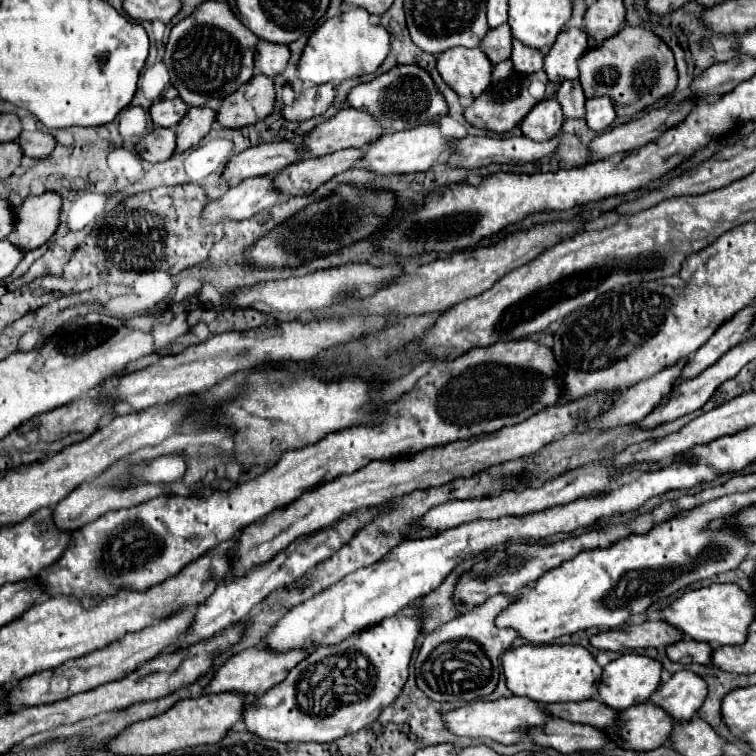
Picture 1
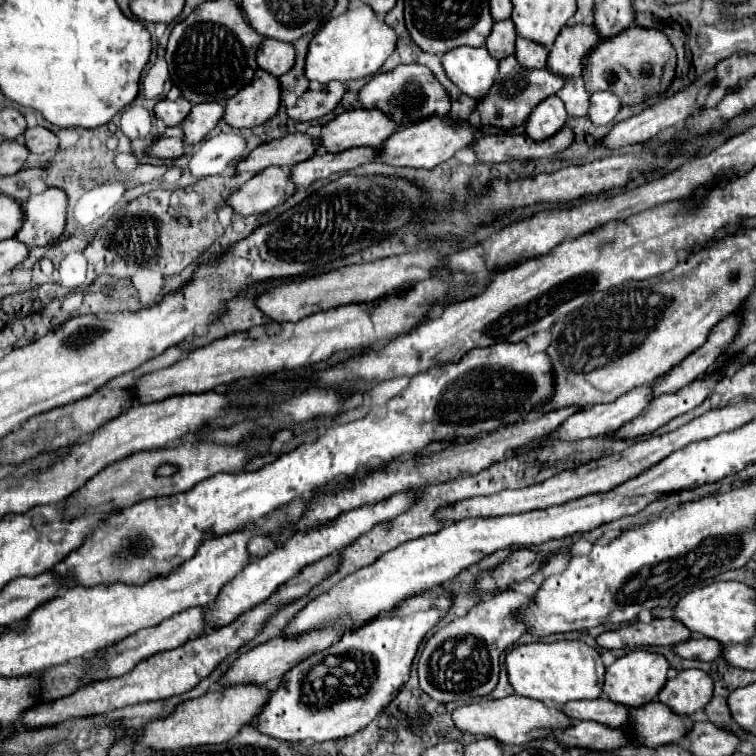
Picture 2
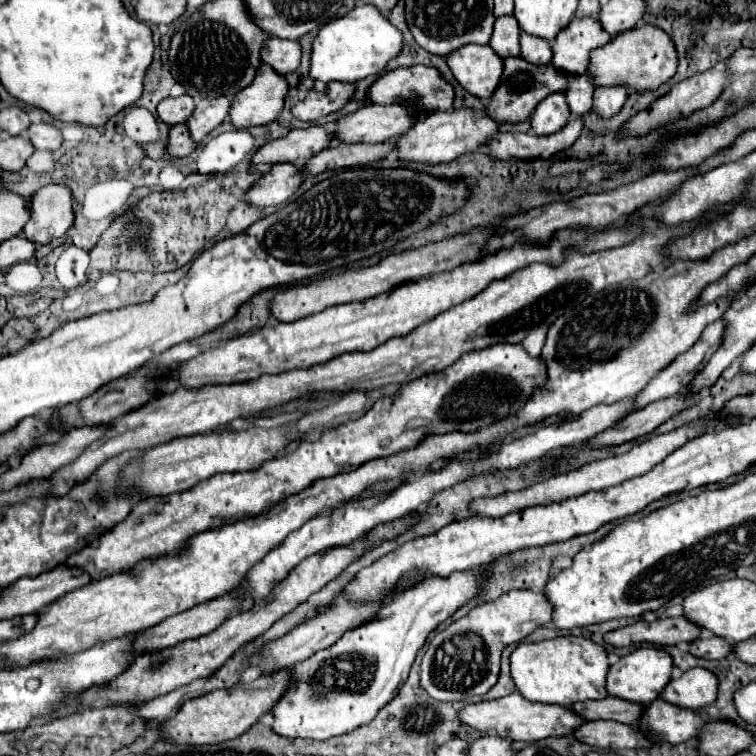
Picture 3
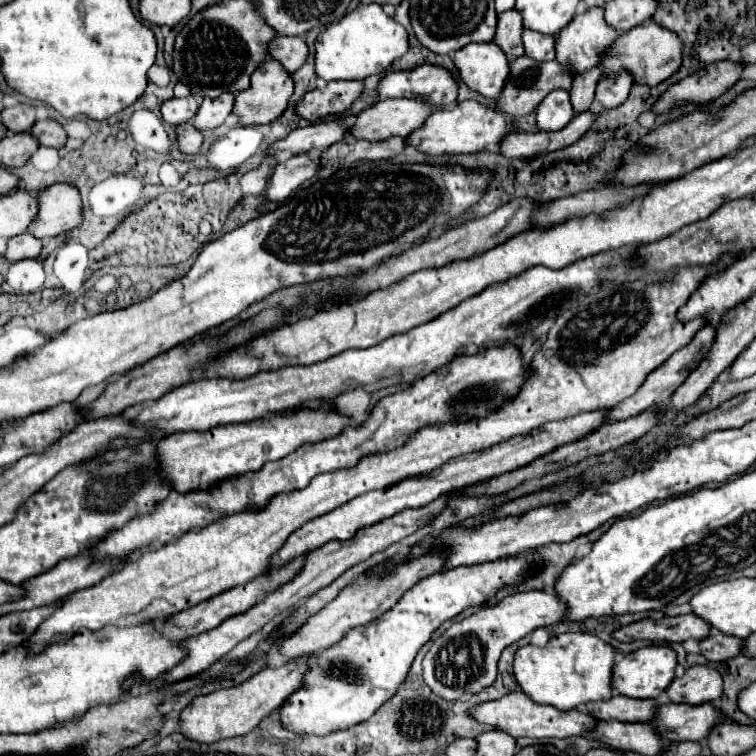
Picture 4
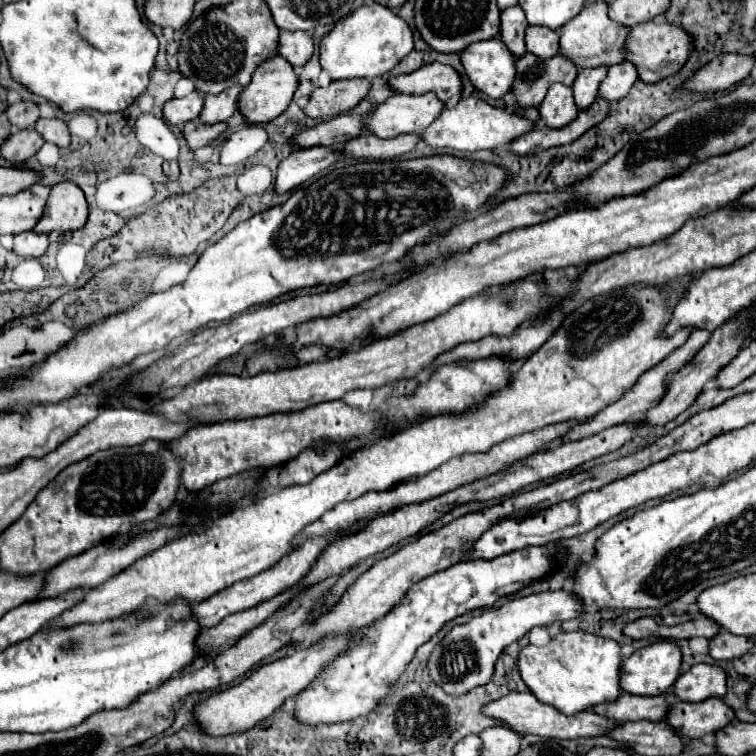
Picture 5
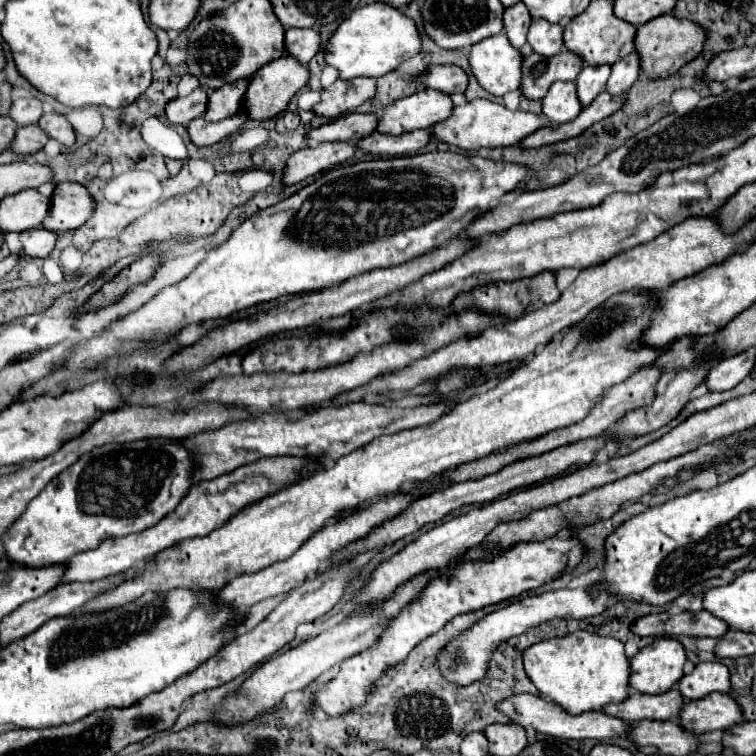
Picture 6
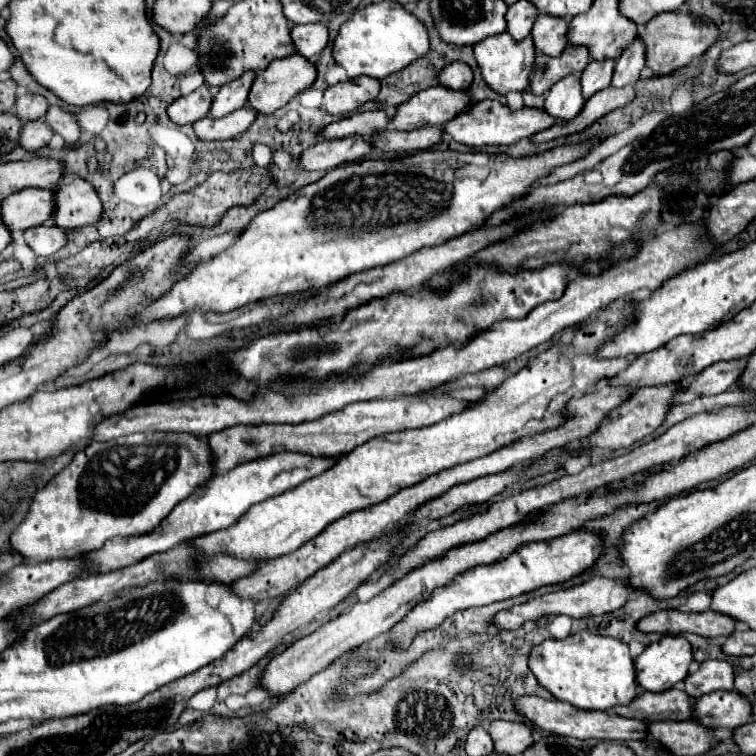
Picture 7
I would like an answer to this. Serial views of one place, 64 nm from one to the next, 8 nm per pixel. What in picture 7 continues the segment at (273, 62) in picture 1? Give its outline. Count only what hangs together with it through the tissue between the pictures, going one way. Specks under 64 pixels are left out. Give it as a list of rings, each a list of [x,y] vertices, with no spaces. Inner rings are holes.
[[[298,24],[292,26],[292,40],[298,54],[314,60],[328,44],[328,28],[324,24]]]

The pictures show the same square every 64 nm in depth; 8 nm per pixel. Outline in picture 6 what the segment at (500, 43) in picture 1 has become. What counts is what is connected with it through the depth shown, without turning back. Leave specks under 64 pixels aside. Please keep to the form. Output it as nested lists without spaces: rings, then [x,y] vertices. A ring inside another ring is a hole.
[[[518,2],[504,10],[504,30],[514,48],[522,48],[526,44],[526,34],[532,24],[532,16],[524,2]]]

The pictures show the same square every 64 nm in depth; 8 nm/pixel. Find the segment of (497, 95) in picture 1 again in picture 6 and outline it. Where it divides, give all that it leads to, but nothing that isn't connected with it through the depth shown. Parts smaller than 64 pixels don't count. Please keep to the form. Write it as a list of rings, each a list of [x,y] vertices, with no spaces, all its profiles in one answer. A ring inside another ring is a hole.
[[[568,50],[552,58],[532,52],[522,64],[522,94],[530,100],[542,100],[556,80],[576,80],[582,66],[584,60]]]

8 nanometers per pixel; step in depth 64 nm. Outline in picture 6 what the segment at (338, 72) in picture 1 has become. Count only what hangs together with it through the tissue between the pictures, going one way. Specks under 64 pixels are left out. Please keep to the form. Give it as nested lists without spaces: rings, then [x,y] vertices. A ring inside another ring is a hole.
[[[374,2],[362,8],[356,8],[334,32],[334,36],[326,44],[326,64],[340,70],[342,80],[352,80],[358,76],[380,78],[392,70],[396,70],[404,60],[416,56],[420,52],[420,32],[412,18],[408,18],[402,10]]]

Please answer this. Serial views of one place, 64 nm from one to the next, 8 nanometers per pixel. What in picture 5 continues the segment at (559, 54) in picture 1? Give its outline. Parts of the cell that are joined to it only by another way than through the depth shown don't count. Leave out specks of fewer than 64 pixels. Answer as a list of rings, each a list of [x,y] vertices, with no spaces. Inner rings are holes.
[[[594,2],[588,4],[580,16],[574,16],[568,24],[564,24],[564,28],[560,28],[560,54],[570,58],[578,68],[612,66],[626,60],[624,38],[628,38],[628,32],[628,28],[608,18],[606,2]]]

